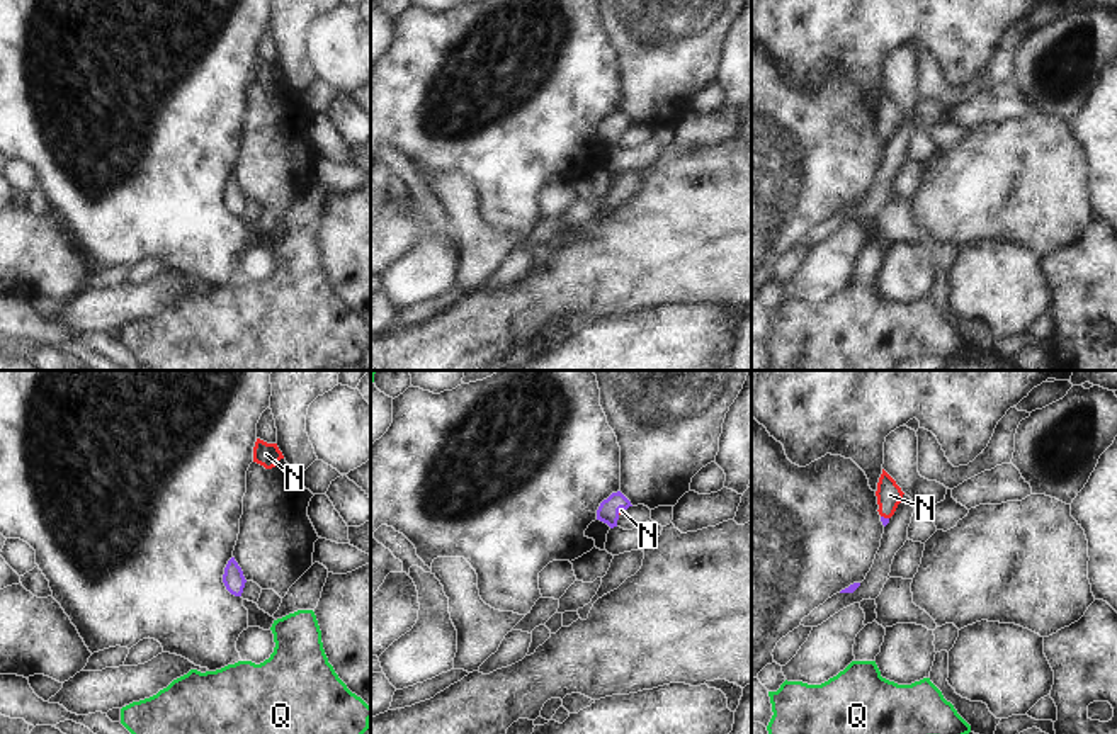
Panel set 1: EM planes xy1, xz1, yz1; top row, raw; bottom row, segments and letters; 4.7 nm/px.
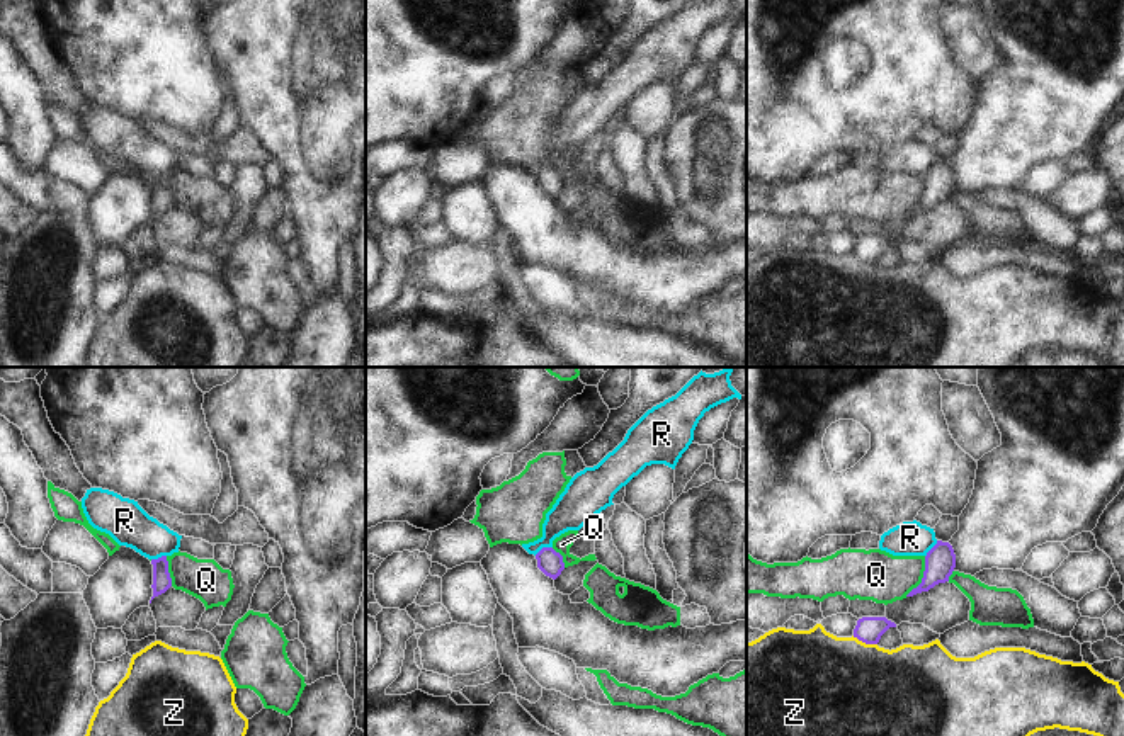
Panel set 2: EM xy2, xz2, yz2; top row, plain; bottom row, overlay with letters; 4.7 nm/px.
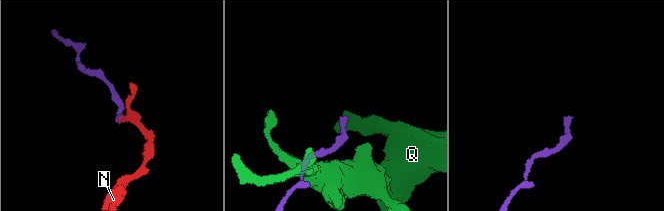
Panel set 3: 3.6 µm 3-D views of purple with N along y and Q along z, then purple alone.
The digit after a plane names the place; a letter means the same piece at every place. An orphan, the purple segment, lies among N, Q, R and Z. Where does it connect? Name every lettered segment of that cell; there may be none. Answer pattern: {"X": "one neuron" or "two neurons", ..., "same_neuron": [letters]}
{"N": "one neuron", "Q": "two neurons", "R": "two neurons", "Z": "two neurons", "same_neuron": ["N"]}

